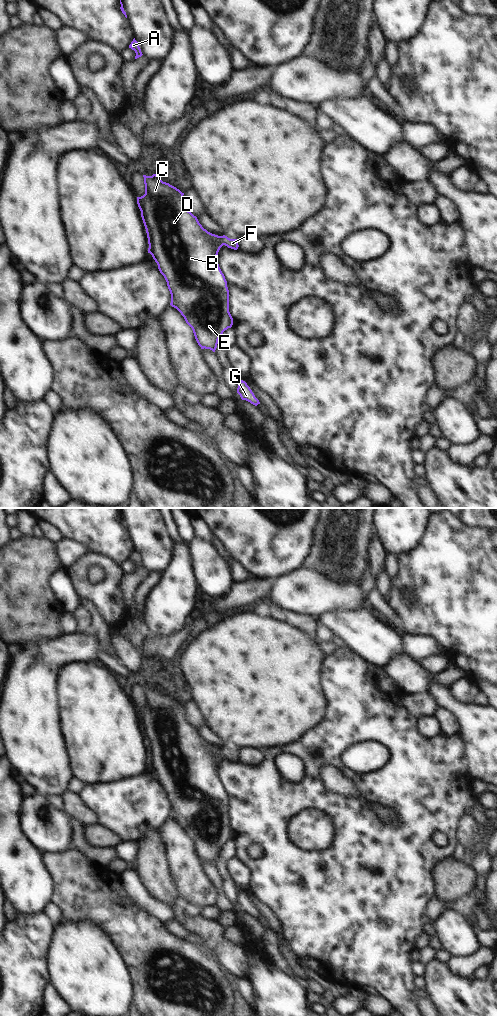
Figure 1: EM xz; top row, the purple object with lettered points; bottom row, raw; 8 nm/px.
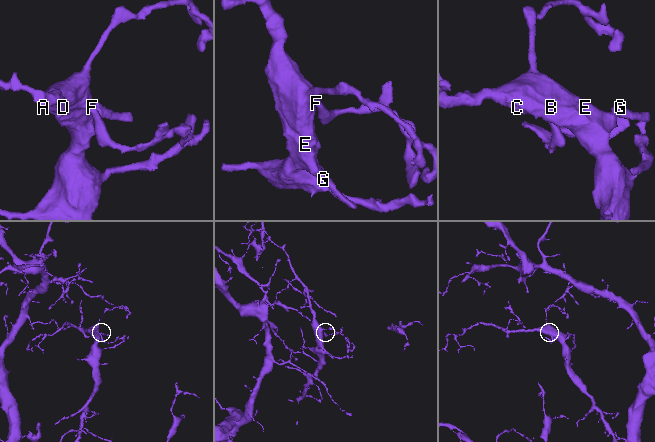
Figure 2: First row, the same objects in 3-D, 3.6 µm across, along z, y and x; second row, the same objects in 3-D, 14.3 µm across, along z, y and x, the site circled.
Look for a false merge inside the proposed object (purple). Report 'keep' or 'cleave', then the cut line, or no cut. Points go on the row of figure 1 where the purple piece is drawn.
keep | no cut

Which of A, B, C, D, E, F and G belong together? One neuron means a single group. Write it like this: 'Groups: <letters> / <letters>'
Groups: A B C D E F G.

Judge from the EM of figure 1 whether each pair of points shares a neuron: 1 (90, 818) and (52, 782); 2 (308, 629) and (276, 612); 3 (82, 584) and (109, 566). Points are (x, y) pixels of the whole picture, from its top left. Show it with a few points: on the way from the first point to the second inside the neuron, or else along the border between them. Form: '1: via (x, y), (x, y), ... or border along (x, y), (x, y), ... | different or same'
1: border along (67, 790), (60, 795) | different
2: via (300, 621), (284, 615) | same
3: via (92, 588), (99, 588), (109, 576) | same

